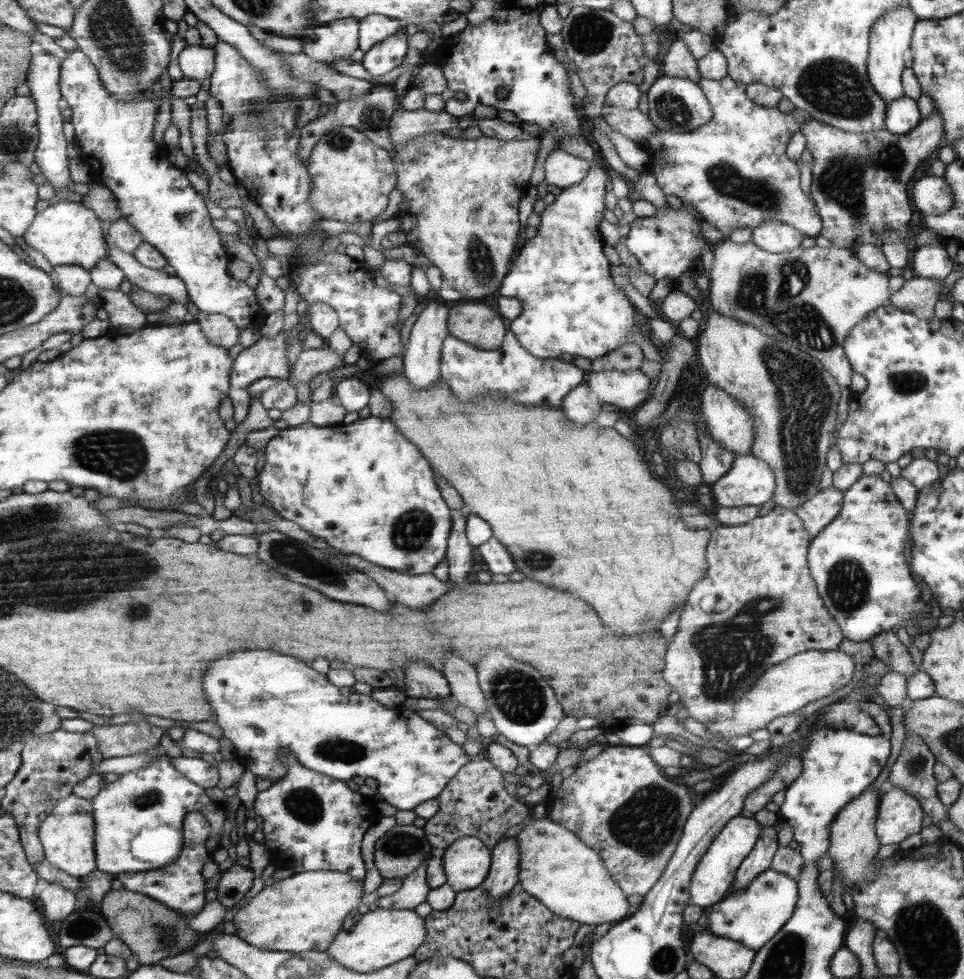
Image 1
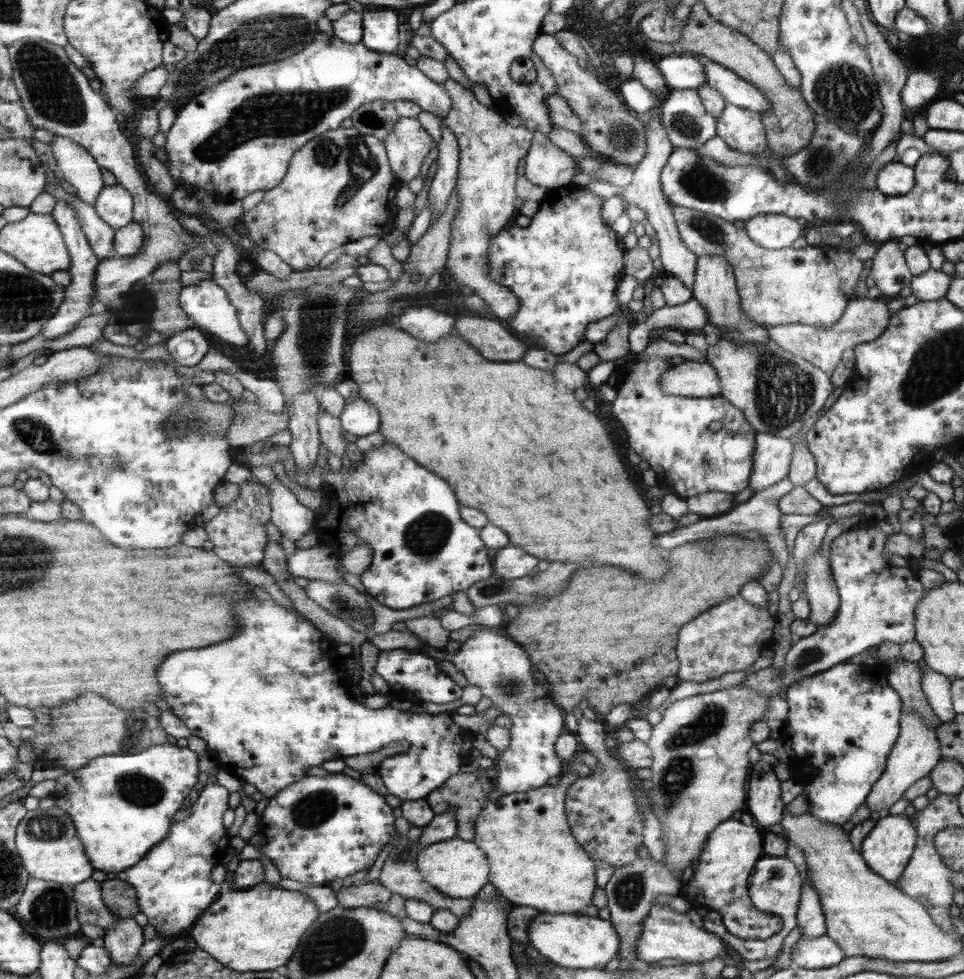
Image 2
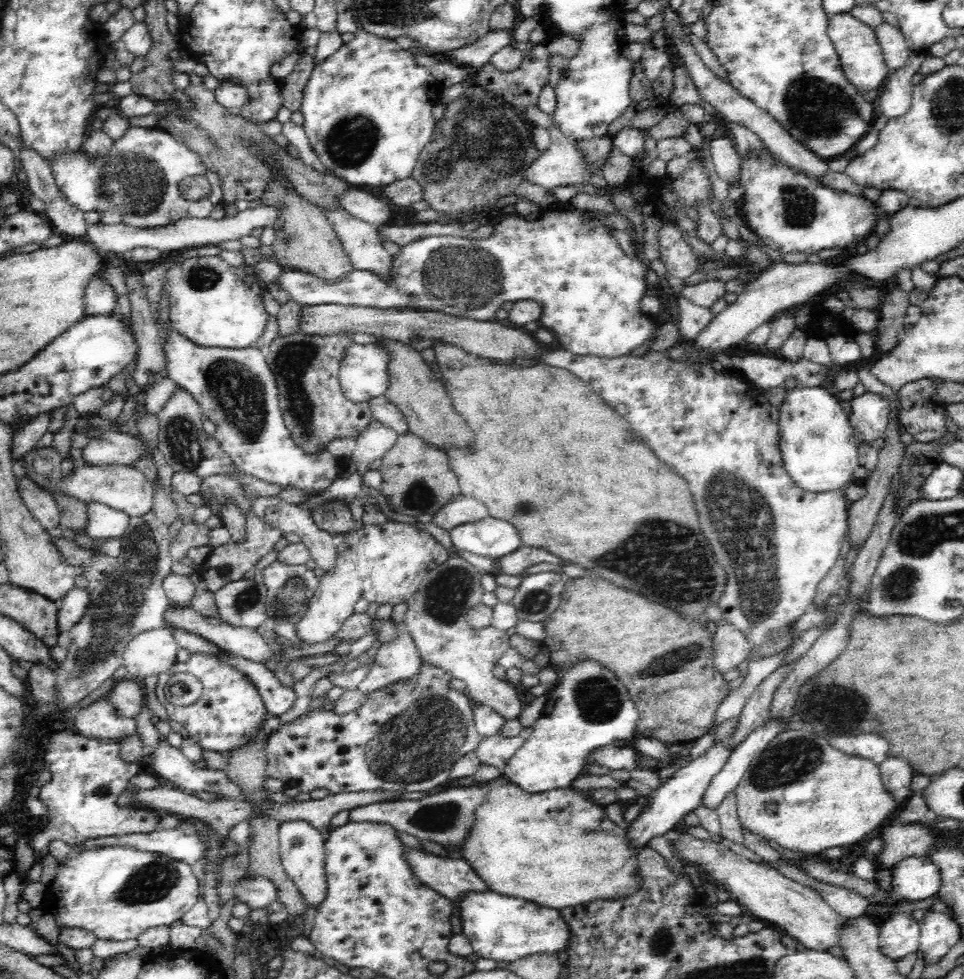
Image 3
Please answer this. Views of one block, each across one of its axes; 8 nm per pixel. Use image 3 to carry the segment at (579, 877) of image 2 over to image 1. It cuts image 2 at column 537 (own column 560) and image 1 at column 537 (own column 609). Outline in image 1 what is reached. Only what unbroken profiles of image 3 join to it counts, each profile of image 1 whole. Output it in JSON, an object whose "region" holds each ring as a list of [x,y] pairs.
{"region":[[[530,815],[530,822],[516,835],[516,840],[520,844],[519,883],[523,888],[531,893],[536,900],[543,901],[553,913],[561,917],[568,917],[568,920],[576,920],[580,924],[604,924],[609,922],[614,924],[621,921],[630,912],[630,904],[626,900],[626,893],[620,888],[619,882],[615,880],[607,866],[603,864],[602,858],[592,850],[590,846],[584,844],[574,832],[564,828],[549,819],[535,818]]]}

